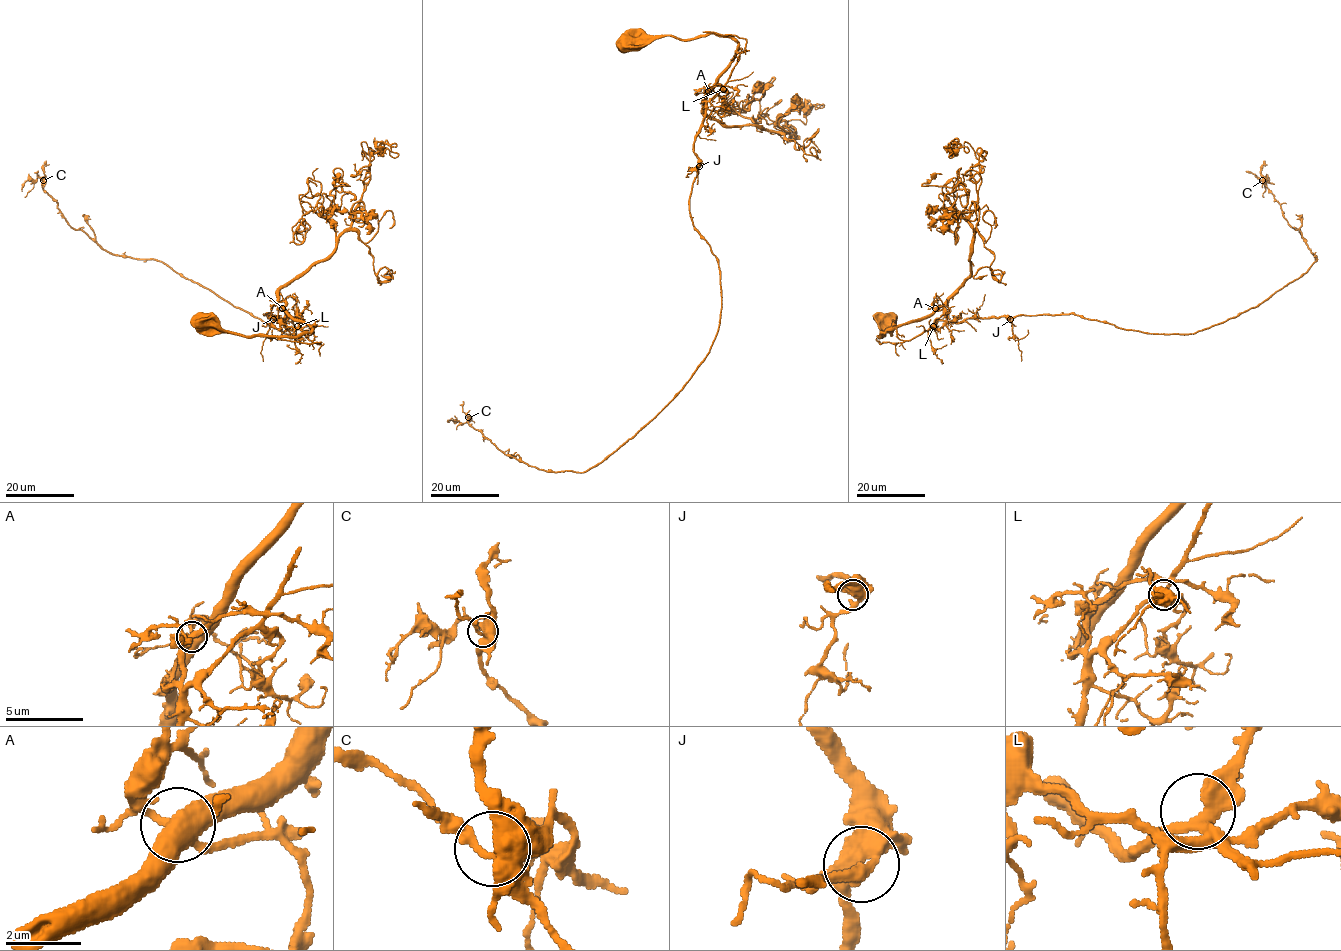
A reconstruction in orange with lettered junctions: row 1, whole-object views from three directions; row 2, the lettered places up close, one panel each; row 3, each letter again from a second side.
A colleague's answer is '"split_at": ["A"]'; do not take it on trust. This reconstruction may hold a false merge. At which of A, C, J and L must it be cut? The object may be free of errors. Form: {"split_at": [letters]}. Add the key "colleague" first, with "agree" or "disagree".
{"colleague": "agree", "split_at": ["A"]}

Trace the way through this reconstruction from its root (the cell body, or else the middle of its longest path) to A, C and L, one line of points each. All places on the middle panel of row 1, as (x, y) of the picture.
A: (627, 44), (626, 38), (644, 36), (693, 40), (719, 34), (731, 37), (737, 43), (737, 52), (708, 90)
C: (627, 44), (737, 43), (694, 143), (689, 216), (721, 290), (710, 351), (582, 472), (528, 466), (468, 417)
L: (627, 44), (626, 38), (644, 36), (730, 36), (740, 54), (723, 89)

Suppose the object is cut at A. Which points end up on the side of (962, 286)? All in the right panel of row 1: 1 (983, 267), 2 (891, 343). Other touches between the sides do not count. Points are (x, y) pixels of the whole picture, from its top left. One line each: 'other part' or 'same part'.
1: same part
2: other part

